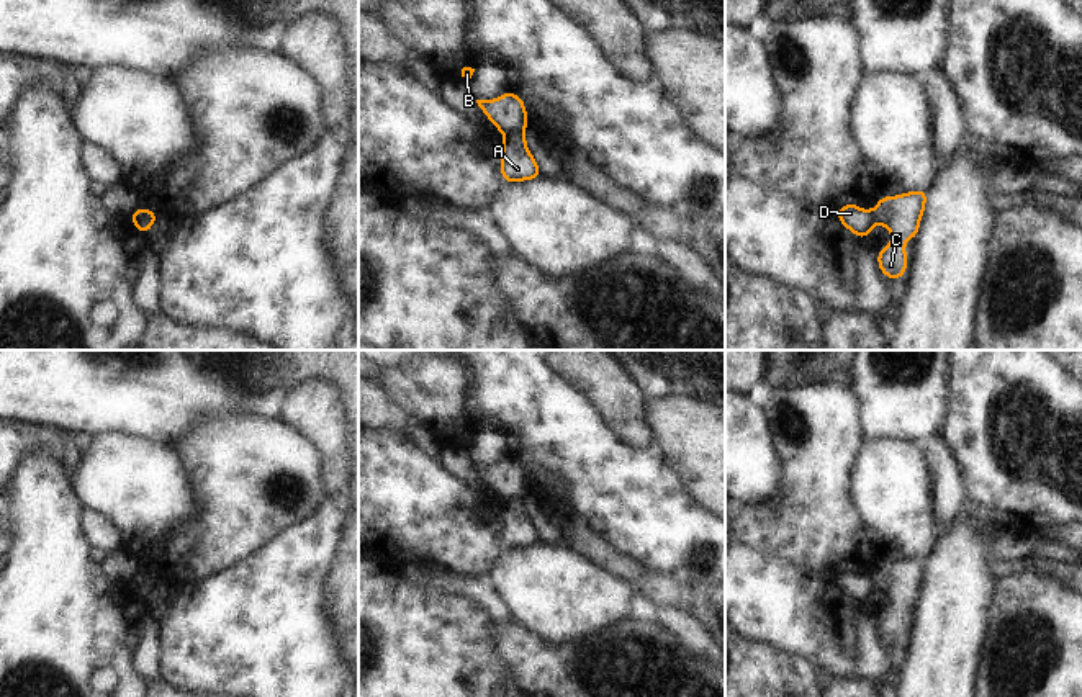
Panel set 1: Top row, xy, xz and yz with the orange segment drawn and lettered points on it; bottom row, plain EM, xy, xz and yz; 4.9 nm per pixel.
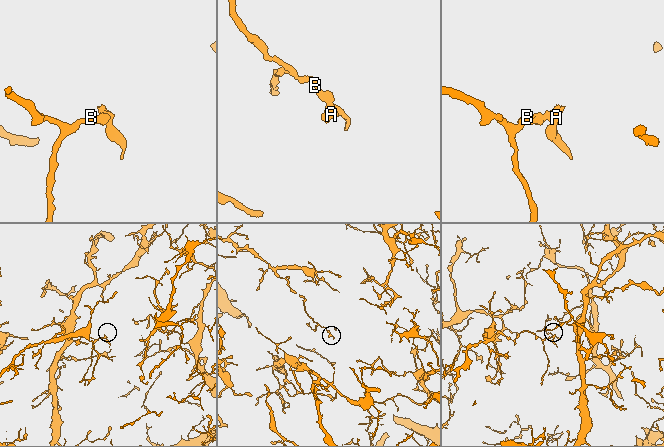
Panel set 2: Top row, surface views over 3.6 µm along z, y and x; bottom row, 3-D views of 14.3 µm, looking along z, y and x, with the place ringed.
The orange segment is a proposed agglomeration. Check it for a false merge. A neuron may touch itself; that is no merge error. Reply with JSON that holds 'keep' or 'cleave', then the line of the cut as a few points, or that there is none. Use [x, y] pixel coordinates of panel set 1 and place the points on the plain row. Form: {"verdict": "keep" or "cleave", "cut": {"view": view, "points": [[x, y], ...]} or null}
{"verdict": "cleave", "cut": {"view": "xz", "points": [[522, 498], [504, 501]]}}

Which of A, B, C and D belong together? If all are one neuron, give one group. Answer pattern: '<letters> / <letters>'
A C / B D

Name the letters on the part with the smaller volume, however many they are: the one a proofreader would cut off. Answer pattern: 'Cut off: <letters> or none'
Cut off: A, C

